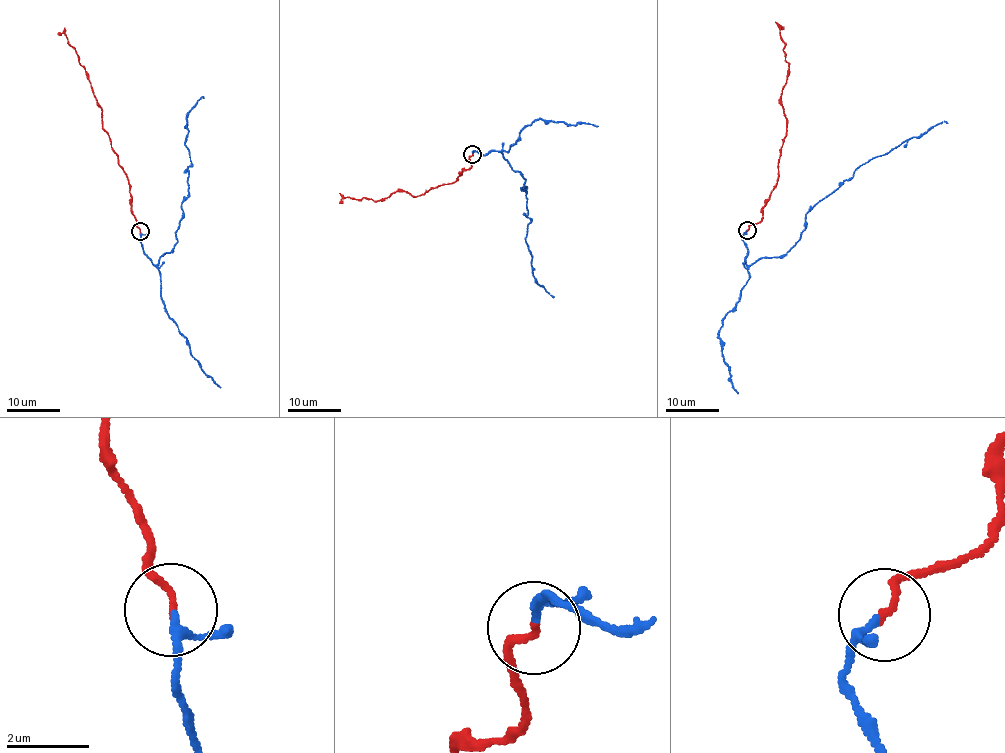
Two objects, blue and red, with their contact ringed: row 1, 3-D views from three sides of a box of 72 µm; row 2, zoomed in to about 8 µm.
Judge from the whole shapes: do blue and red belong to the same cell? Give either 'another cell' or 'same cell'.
same cell

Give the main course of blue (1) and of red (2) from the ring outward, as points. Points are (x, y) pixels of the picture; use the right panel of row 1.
1: (747, 230), (747, 264), (781, 257), (799, 240), (805, 214), (861, 165), (948, 123)
2: (747, 230), (761, 219), (762, 206), (776, 183), (787, 127), (781, 93), (789, 65), (780, 26), (775, 22)

